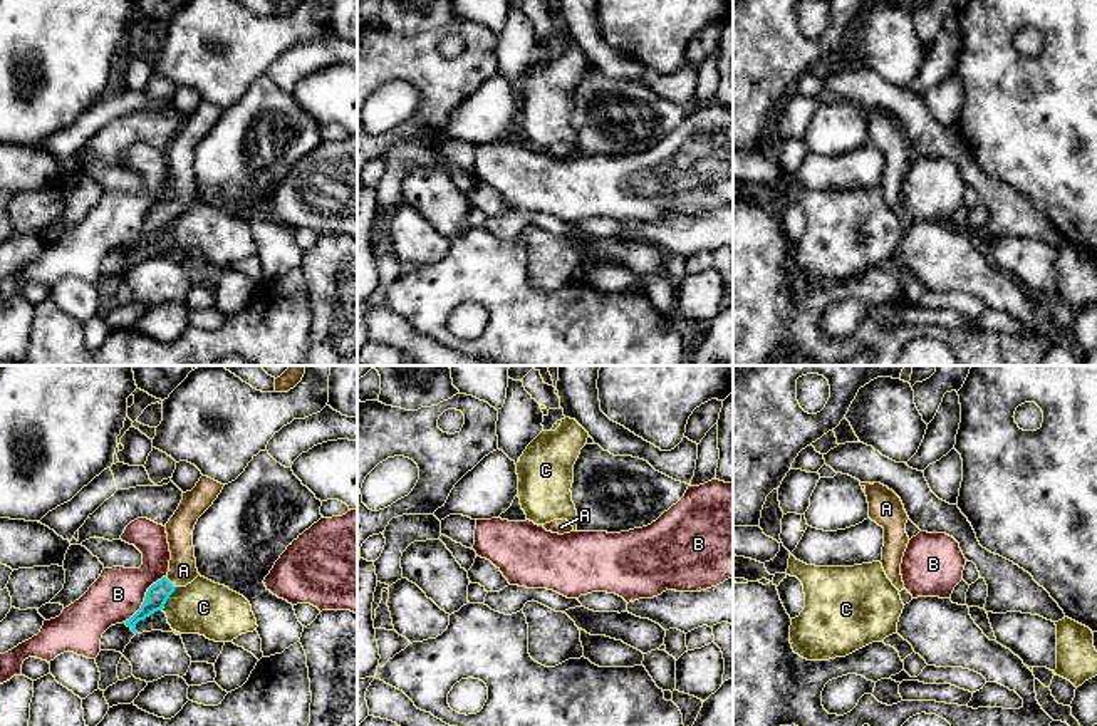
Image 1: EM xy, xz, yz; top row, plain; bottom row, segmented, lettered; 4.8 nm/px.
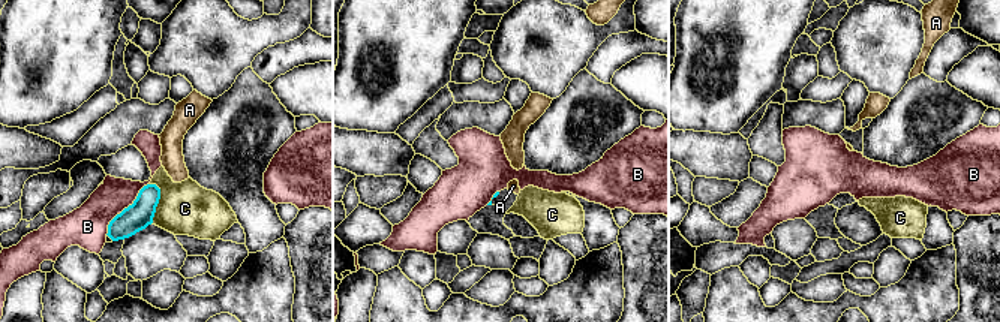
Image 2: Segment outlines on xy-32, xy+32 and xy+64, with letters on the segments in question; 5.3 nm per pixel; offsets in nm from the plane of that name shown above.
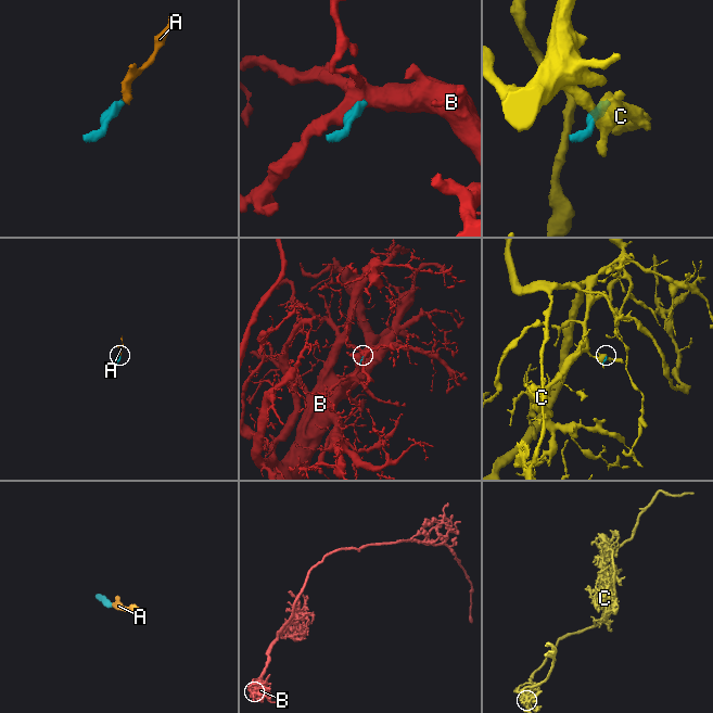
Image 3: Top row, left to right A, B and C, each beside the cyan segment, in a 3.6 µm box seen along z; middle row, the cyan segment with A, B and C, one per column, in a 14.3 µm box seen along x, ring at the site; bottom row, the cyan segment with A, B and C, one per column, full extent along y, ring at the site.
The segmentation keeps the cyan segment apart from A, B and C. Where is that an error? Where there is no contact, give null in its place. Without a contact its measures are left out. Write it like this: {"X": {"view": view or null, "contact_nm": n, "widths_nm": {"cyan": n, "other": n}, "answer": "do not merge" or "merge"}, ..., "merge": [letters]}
{"A": {"view": "xy", "contact_nm": 60, "widths_nm": {"cyan": 110, "other": 130}, "answer": "merge"}, "B": {"view": "xy", "contact_nm": 320, "widths_nm": {"cyan": 110, "other": 240}, "answer": "do not merge"}, "C": {"view": "xy", "contact_nm": 110, "widths_nm": {"cyan": 110, "other": 260}, "answer": "do not merge"}, "merge": ["A"]}

